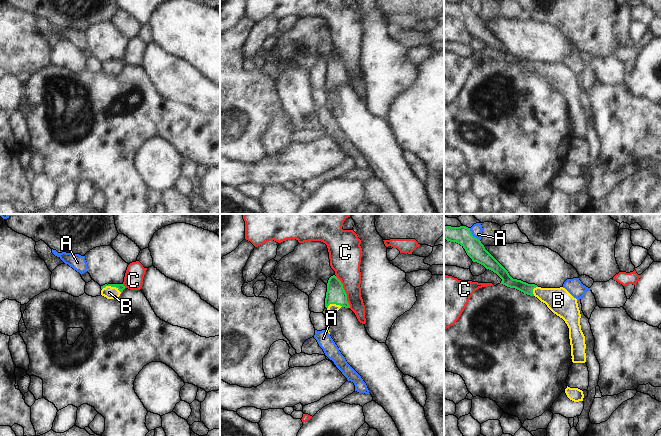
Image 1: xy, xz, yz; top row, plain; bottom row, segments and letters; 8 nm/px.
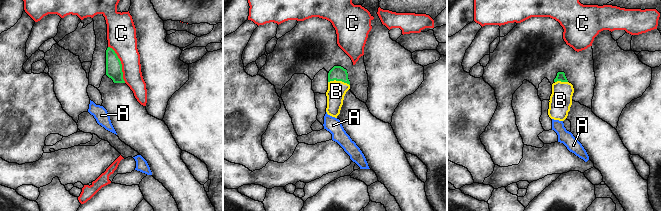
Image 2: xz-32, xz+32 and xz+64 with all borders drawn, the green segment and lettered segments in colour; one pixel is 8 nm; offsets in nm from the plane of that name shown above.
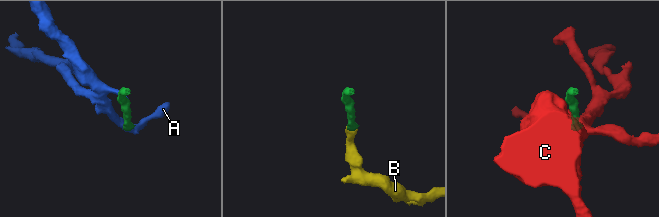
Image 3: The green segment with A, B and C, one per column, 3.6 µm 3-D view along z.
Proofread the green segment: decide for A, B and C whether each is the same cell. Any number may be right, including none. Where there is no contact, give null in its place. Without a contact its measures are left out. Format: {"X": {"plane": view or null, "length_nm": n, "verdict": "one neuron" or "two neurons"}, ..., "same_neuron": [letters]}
{"A": {"plane": "yz", "length_nm": 130, "verdict": "two neurons"}, "B": {"plane": "xy", "length_nm": 160, "verdict": "one neuron"}, "C": {"plane": "xz", "length_nm": 280, "verdict": "two neurons"}, "same_neuron": ["B"]}

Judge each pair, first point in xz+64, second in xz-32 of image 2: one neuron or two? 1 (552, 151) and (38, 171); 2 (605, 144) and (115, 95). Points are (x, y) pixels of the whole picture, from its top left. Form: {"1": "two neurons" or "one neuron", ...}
{"1": "one neuron", "2": "one neuron"}

